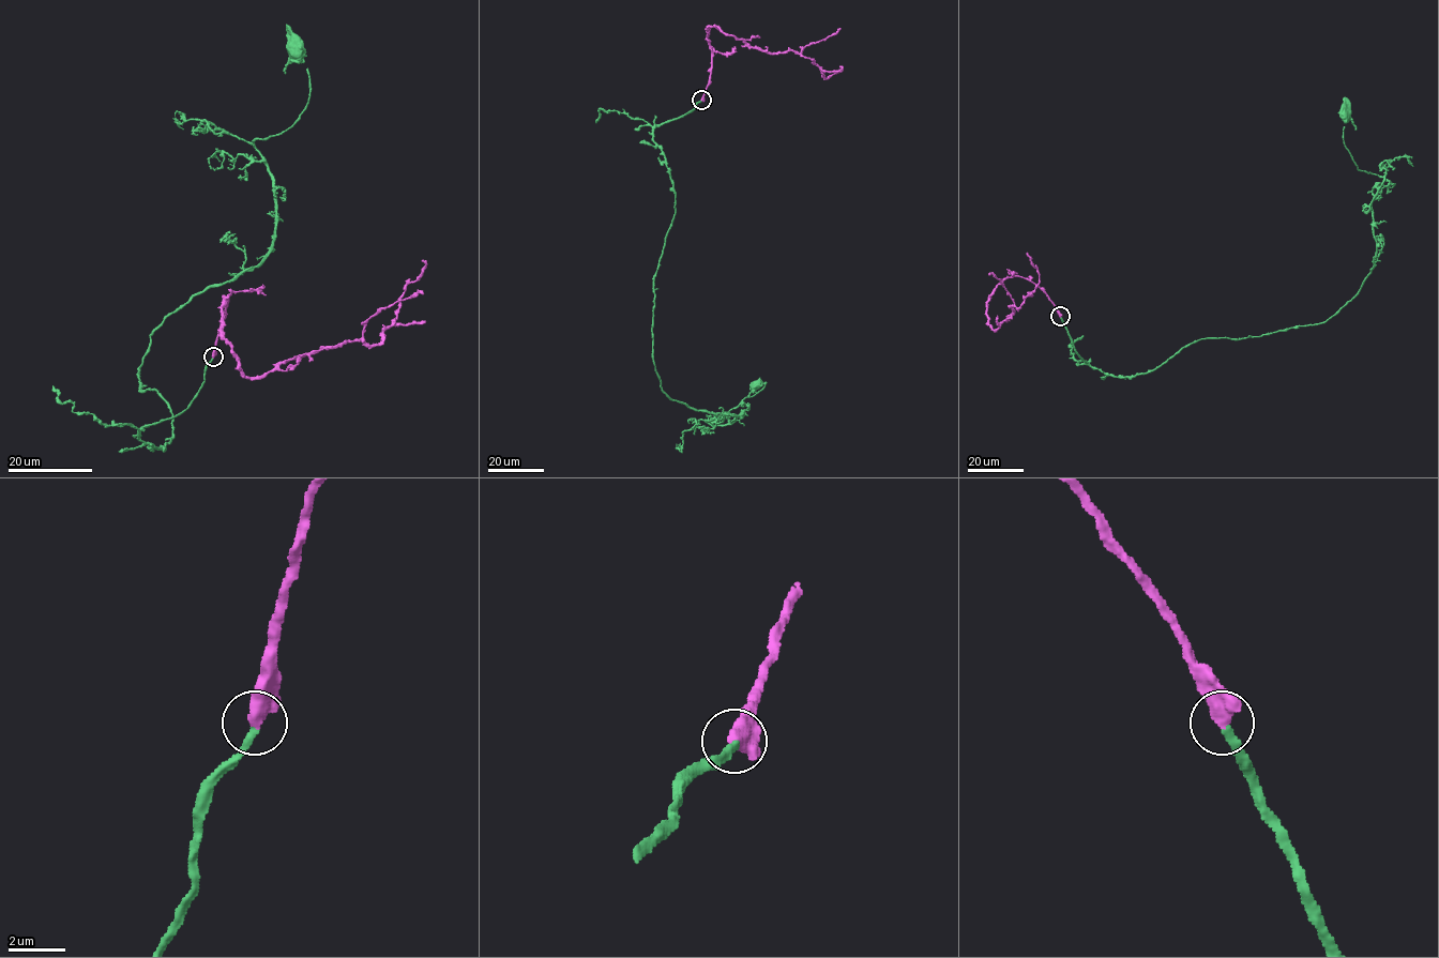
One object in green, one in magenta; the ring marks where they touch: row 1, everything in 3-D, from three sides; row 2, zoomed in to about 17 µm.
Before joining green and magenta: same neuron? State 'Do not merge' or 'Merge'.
Merge

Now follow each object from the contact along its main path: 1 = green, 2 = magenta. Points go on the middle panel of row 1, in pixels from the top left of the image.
1: (701, 100), (653, 130), (676, 214), (654, 368), (671, 399), (743, 412), (731, 423), (755, 383)
2: (701, 100), (711, 72), (709, 27), (772, 54), (797, 50), (809, 58), (826, 78), (839, 66)

